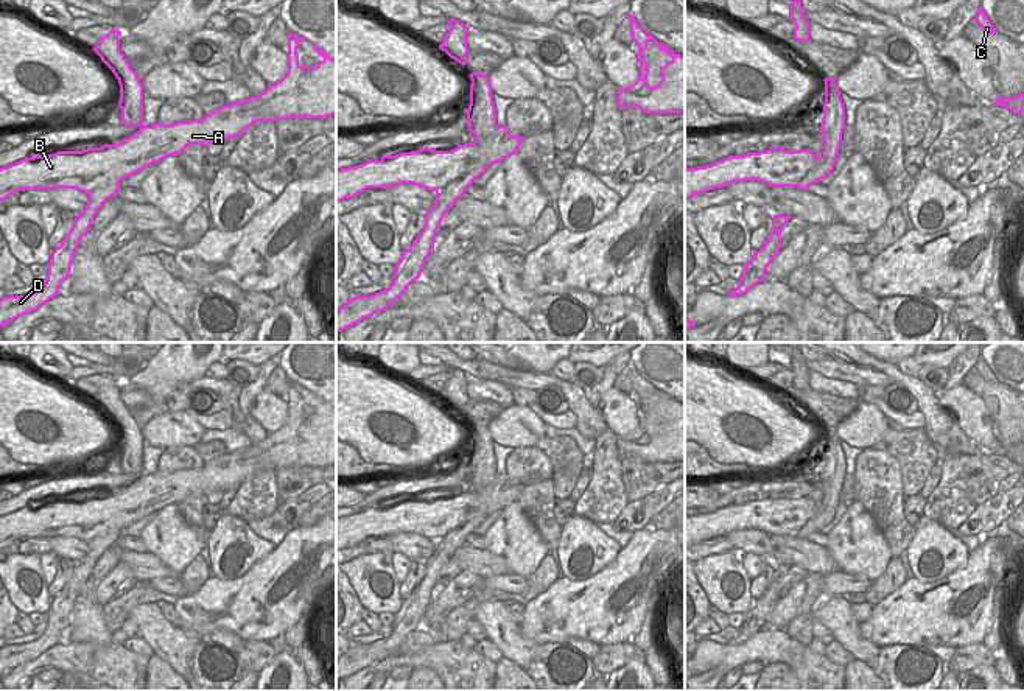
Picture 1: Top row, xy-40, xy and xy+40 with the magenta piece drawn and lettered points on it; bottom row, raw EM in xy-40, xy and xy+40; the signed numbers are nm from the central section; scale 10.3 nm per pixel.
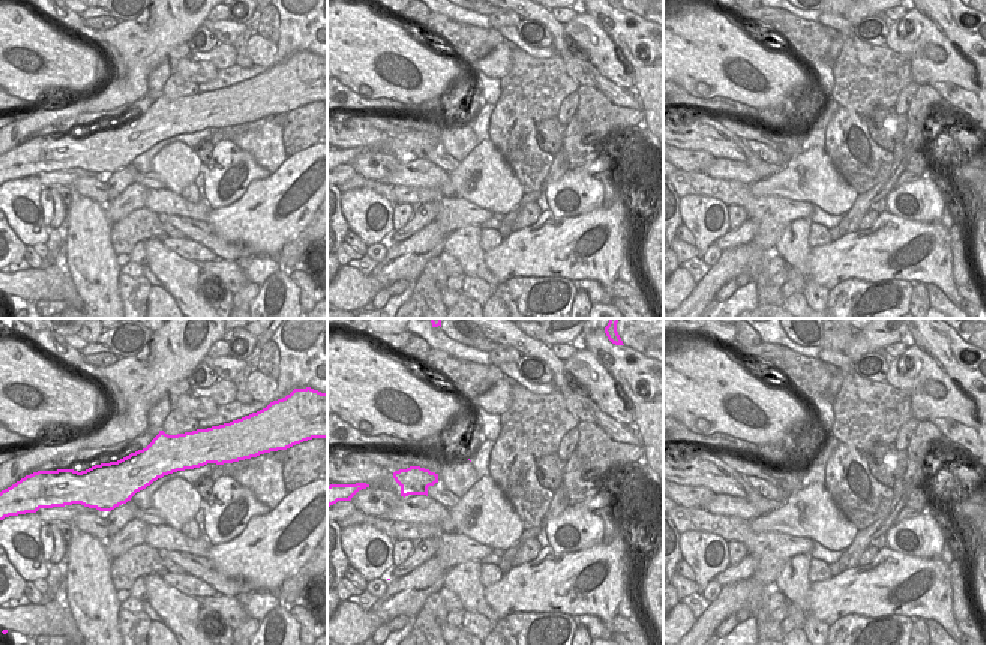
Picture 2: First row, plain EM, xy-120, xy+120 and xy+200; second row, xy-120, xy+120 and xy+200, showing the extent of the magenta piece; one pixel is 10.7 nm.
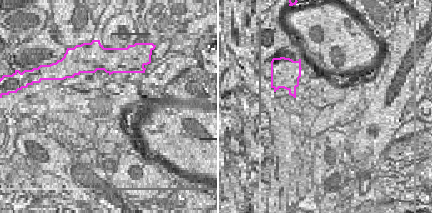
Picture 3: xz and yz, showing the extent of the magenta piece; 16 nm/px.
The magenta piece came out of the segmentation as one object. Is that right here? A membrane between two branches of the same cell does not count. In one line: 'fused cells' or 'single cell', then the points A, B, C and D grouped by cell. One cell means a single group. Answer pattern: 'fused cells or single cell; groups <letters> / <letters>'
fused cells; groups A B C / D

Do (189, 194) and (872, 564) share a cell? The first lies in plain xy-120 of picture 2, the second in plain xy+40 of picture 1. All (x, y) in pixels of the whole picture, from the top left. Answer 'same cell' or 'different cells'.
different cells

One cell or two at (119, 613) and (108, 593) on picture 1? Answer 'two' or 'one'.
two

